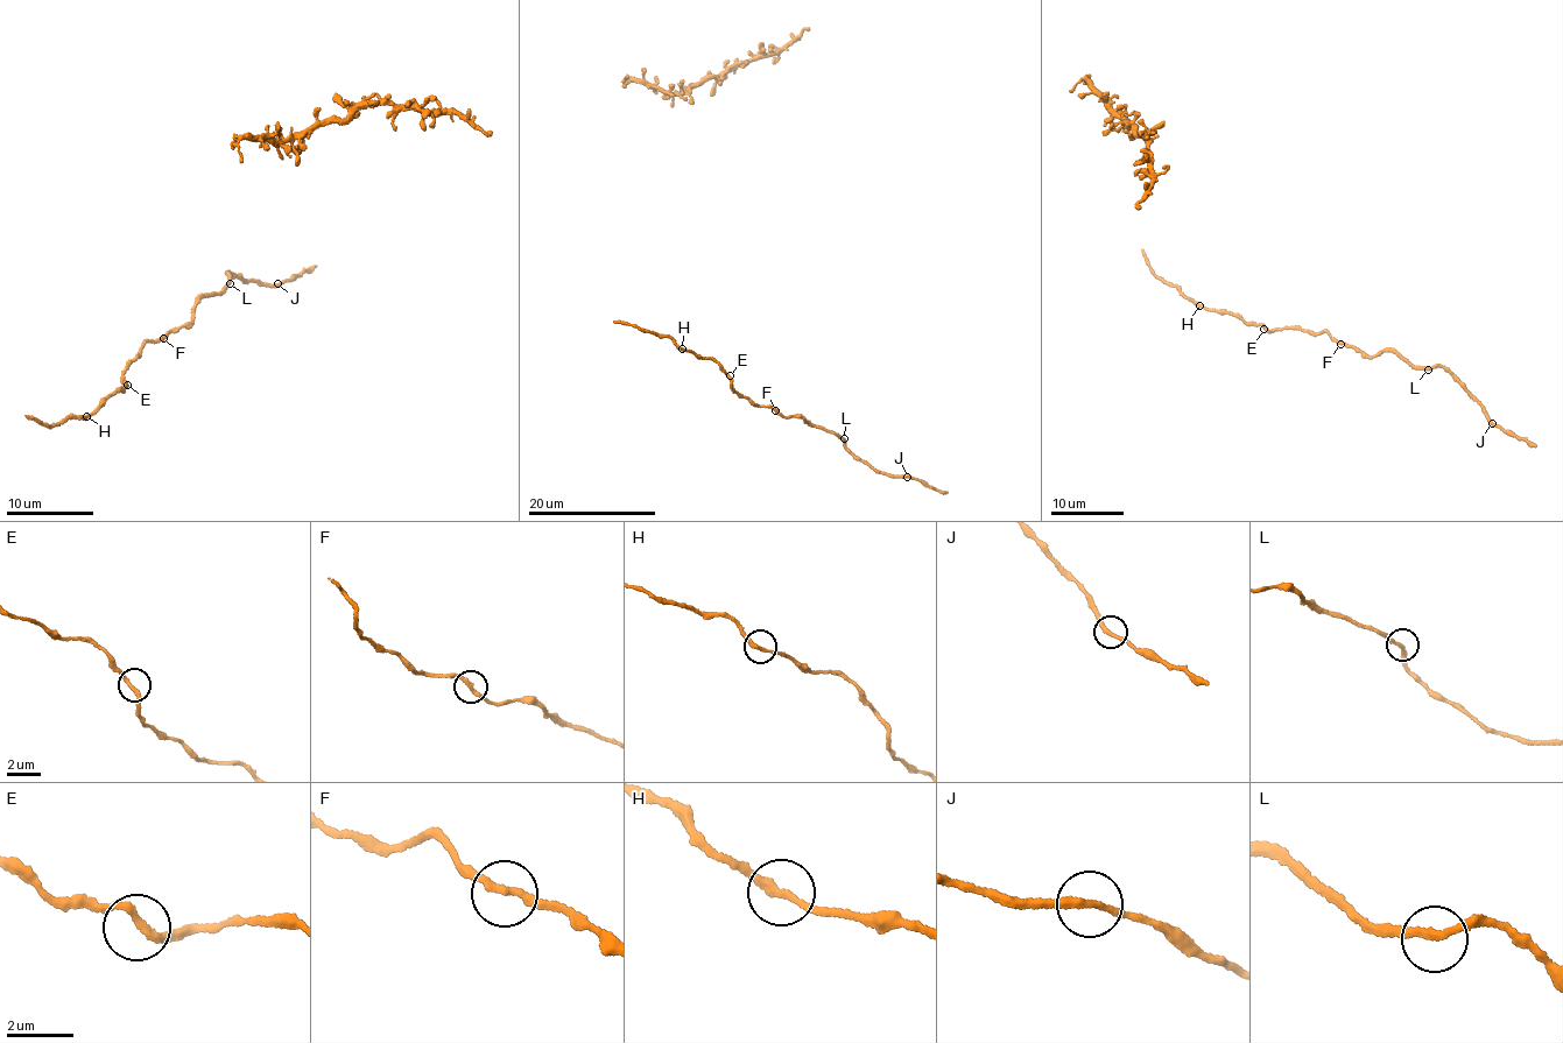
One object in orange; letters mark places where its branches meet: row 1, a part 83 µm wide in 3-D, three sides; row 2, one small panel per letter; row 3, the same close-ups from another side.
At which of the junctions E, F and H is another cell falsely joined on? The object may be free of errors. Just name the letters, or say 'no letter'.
no letter

